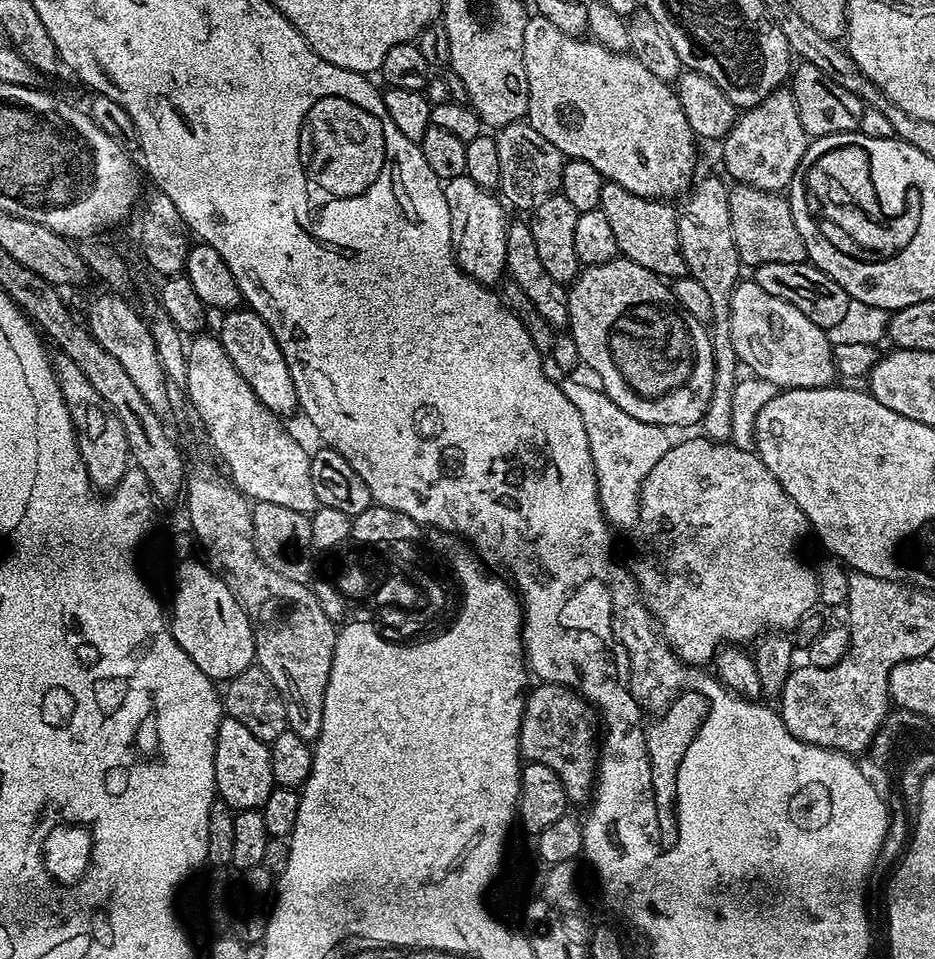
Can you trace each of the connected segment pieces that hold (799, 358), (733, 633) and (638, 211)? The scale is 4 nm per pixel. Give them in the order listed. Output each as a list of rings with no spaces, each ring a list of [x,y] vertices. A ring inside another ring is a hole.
[[[744,278],[732,292],[732,315],[728,322],[732,332],[732,345],[736,351],[736,359],[741,365],[750,368],[753,377],[760,377],[766,382],[776,384],[777,389],[786,388],[827,388],[837,379],[835,358],[832,354],[833,344],[828,341],[828,333],[819,328],[798,306],[790,306],[790,302],[782,302],[782,298],[774,298],[774,294],[766,294],[755,279]]]
[[[697,434],[693,440],[684,440],[681,444],[673,443],[658,466],[650,470],[646,482],[640,491],[640,520],[634,529],[636,535],[636,561],[630,564],[634,583],[642,593],[647,611],[658,625],[669,649],[675,652],[685,664],[704,666],[715,657],[723,644],[728,646],[744,646],[755,641],[761,634],[769,630],[792,630],[796,623],[817,607],[818,582],[815,571],[808,568],[808,560],[804,557],[804,547],[810,540],[810,525],[804,517],[804,511],[782,490],[778,478],[764,465],[755,451],[736,448],[731,442],[709,440],[703,434]]]
[[[606,182],[602,186],[599,208],[610,221],[616,251],[623,259],[650,270],[656,276],[675,282],[681,276],[689,275],[689,271],[678,242],[678,212],[672,206],[662,200],[651,200],[634,194],[626,190],[626,186]]]

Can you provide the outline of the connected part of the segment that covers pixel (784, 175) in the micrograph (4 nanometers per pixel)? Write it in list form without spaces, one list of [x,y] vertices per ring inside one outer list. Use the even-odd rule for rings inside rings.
[[[791,91],[772,92],[762,103],[739,113],[736,125],[722,141],[724,147],[724,168],[733,176],[736,184],[745,184],[763,192],[783,193],[792,183],[794,174],[802,162],[802,154],[806,154],[810,138],[802,130],[802,122],[798,118],[798,106],[794,102]]]

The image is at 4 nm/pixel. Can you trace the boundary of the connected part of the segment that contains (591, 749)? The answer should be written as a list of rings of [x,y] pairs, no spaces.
[[[537,683],[527,693],[524,702],[524,717],[520,723],[520,754],[525,761],[533,764],[545,764],[558,774],[562,786],[566,790],[569,801],[581,806],[589,803],[596,783],[598,771],[598,713],[585,697],[571,688],[563,688],[560,684]]]

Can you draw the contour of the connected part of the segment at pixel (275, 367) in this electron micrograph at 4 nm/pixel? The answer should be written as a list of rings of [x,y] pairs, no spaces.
[[[247,306],[233,308],[231,312],[223,313],[219,318],[221,320],[218,338],[226,354],[230,354],[230,362],[234,362],[234,370],[238,370],[242,378],[246,378],[258,402],[262,402],[262,406],[266,406],[266,410],[270,410],[278,418],[297,415],[300,403],[298,394],[294,390],[294,378],[290,378],[290,366],[270,326],[266,326],[266,322],[262,322],[259,314]]]

